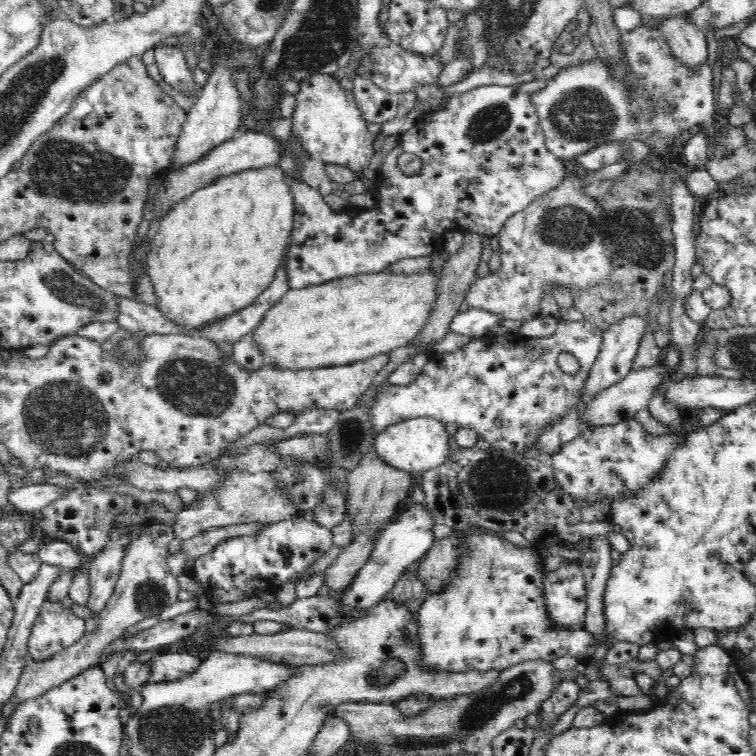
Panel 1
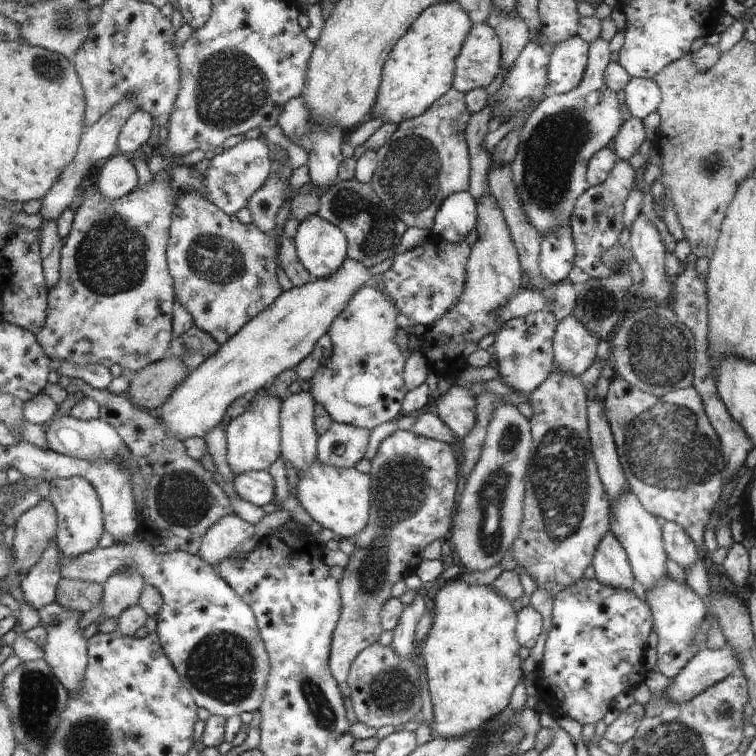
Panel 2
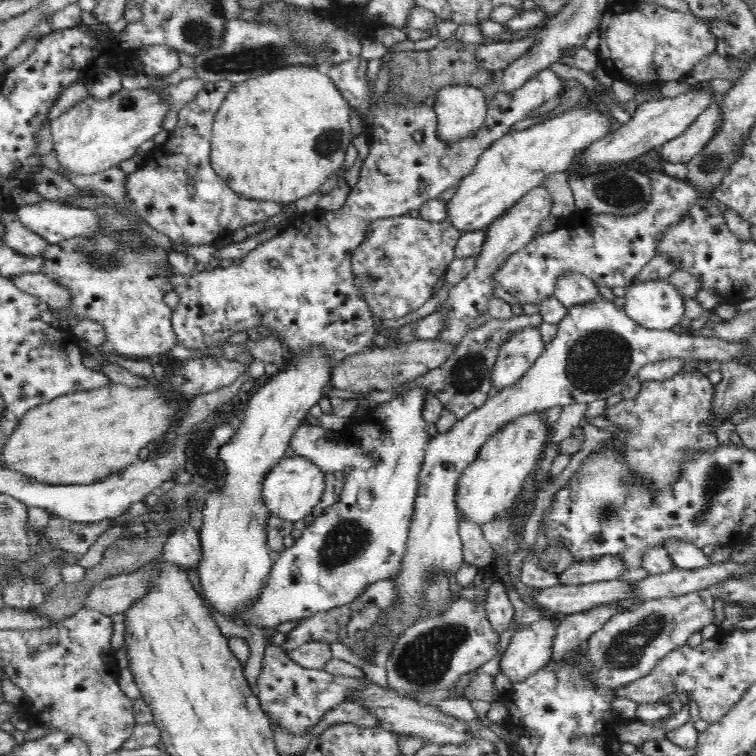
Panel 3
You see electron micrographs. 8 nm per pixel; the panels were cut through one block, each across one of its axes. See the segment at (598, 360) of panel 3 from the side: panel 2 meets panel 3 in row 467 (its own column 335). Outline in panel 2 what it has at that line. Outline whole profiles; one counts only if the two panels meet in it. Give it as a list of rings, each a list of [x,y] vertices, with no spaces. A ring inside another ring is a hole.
[[[334,421],[331,428],[318,439],[318,459],[327,466],[355,468],[367,456],[371,430]]]

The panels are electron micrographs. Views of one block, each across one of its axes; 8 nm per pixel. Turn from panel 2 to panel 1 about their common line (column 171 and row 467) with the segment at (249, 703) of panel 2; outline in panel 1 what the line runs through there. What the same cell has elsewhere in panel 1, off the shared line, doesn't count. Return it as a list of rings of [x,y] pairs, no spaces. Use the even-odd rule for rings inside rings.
[[[636,419],[595,426],[563,444],[560,452],[552,455],[553,473],[557,484],[569,492],[577,504],[579,501],[611,503],[616,492],[625,489],[636,492],[636,488],[652,480],[682,436],[685,436],[682,431],[654,436],[647,433]]]

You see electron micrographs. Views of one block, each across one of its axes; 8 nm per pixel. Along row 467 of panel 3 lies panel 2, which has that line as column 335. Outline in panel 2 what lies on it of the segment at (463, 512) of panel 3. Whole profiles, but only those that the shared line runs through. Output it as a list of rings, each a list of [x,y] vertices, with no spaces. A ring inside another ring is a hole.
[[[317,459],[307,472],[297,472],[296,498],[311,518],[332,530],[338,540],[355,538],[367,528],[371,516],[372,488],[371,474],[363,473],[357,467],[327,466]]]

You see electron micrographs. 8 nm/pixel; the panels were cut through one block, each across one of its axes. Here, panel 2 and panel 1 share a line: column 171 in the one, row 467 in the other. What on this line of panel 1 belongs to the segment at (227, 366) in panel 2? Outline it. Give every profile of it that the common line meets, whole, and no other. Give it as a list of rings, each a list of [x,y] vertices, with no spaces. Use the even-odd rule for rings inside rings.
[[[418,417],[404,420],[380,432],[374,438],[373,447],[386,464],[418,476],[424,470],[444,464],[444,461],[448,460],[452,443],[444,422],[432,417]]]

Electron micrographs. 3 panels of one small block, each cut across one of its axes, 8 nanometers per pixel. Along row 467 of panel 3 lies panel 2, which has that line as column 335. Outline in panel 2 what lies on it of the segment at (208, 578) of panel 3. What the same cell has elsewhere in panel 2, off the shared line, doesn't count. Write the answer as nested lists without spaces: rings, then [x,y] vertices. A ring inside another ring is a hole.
[[[319,215],[299,224],[294,240],[299,260],[315,279],[331,278],[348,259],[348,237]]]

